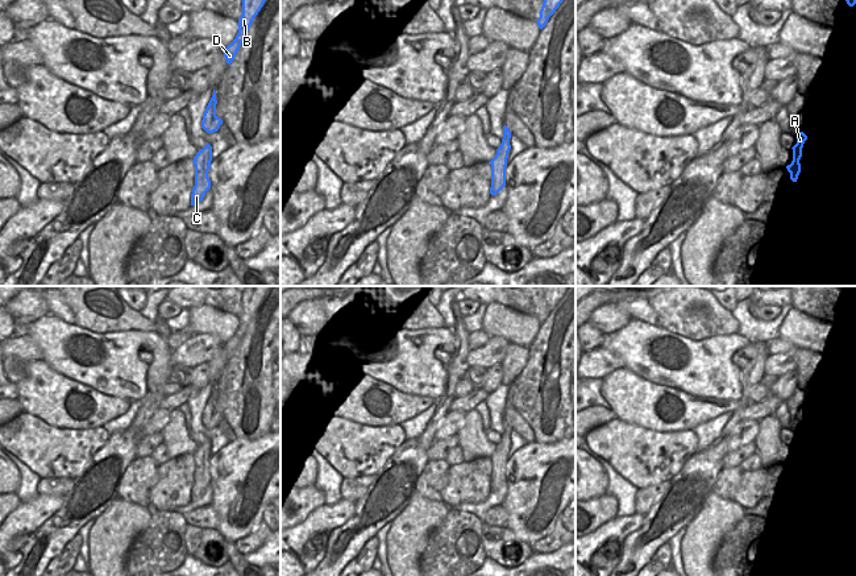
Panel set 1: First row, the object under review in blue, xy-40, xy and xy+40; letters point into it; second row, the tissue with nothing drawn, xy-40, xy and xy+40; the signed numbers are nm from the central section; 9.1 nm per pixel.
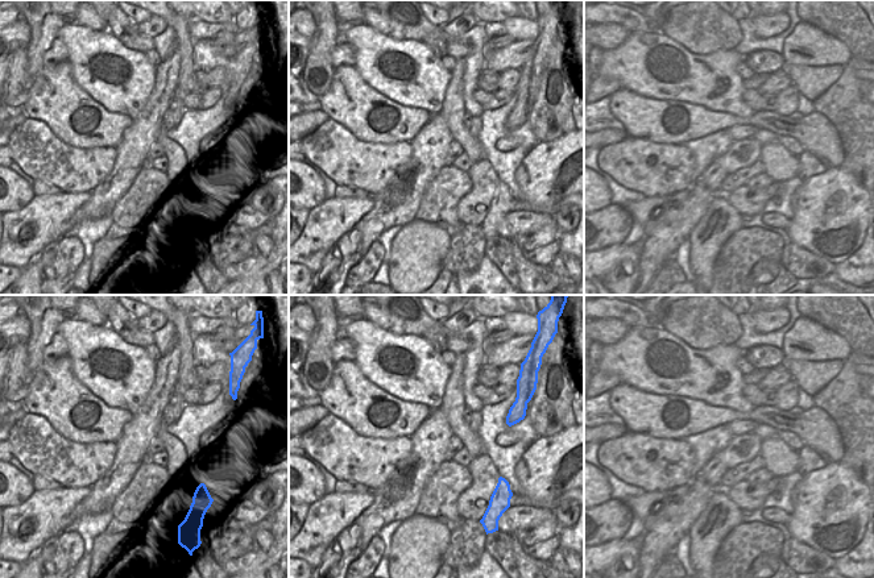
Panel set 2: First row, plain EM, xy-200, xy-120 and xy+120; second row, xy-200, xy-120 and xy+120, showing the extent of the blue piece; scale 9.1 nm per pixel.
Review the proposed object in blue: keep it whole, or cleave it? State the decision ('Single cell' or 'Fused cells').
Single cell

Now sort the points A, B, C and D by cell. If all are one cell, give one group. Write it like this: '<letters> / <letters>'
A B C D

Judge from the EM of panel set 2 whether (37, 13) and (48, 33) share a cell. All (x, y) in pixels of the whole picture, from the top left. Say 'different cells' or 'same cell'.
same cell

